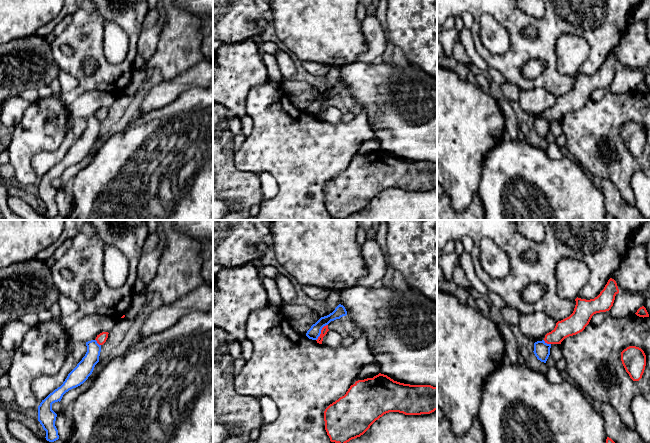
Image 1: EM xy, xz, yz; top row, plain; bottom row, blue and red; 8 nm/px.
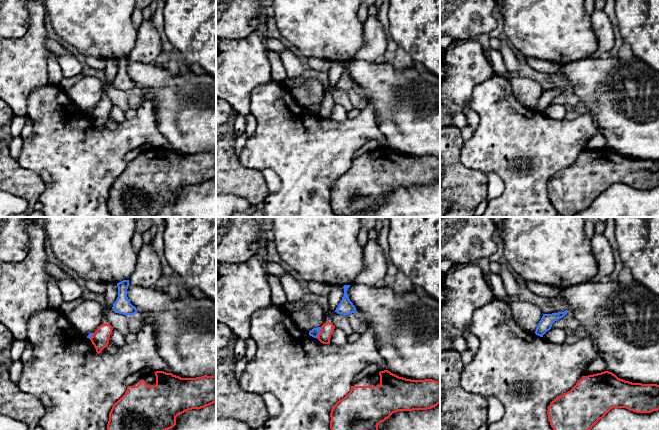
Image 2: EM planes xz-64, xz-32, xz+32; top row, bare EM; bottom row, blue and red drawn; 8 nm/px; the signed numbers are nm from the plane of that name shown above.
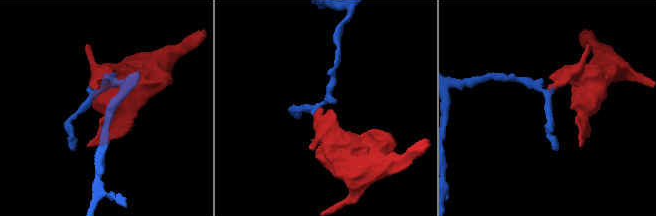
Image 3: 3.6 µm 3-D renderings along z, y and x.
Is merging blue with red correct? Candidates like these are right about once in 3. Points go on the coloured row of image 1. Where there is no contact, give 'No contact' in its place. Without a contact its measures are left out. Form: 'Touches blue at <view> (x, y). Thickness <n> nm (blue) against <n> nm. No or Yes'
Touches blue at xz (320, 332). Thickness 100 nm (blue) against 50 nm. No

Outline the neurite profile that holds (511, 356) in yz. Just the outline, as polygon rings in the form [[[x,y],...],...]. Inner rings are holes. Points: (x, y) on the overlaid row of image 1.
[[[506,323],[499,325],[500,334],[504,340],[504,358],[503,364],[510,365],[519,363],[519,349],[516,338],[510,329],[510,326]]]

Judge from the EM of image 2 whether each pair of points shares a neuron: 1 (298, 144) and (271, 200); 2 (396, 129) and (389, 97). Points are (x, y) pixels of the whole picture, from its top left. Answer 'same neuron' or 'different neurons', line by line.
1: same neuron
2: same neuron

